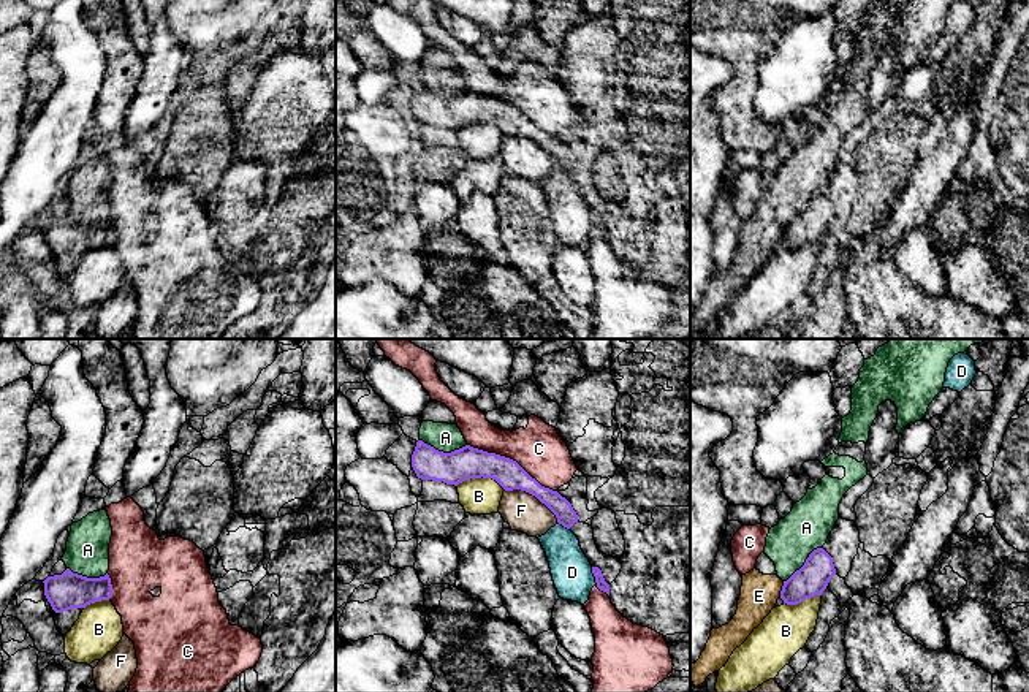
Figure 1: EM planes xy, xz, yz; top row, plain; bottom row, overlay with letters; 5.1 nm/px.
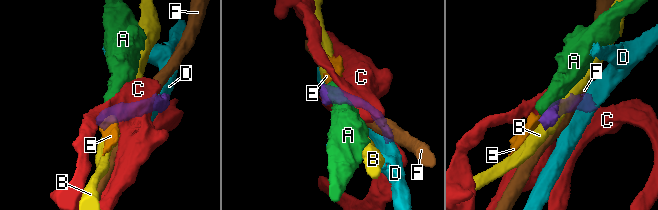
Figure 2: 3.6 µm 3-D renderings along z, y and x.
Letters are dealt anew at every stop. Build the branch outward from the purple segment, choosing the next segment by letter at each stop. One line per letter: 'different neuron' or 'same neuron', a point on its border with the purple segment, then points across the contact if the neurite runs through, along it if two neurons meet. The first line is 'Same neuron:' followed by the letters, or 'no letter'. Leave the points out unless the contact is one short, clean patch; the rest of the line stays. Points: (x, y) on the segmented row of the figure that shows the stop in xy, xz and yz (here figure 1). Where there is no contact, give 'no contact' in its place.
Same neuron: no letter
A: different neuron; meets purple in xz at (442, 452); border along xz (420, 439), (444, 452), (453, 452), (466, 445)
B: different neuron; meets purple in xz at (482, 475)
C: different neuron; meets purple in xz at (512, 460)
D: different neuron; meets purple in xz at (594, 575)
E: different neuron; meets purple in yz at (782, 589); border along yz (784, 581), (779, 596)
F: different neuron; meets purple in xz at (534, 494)

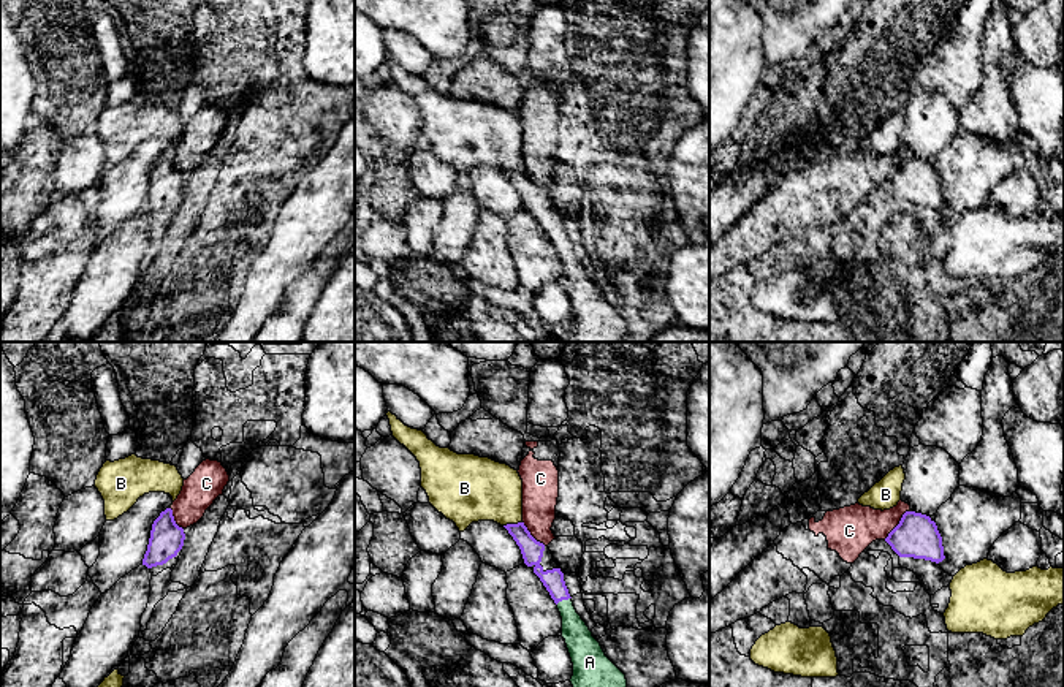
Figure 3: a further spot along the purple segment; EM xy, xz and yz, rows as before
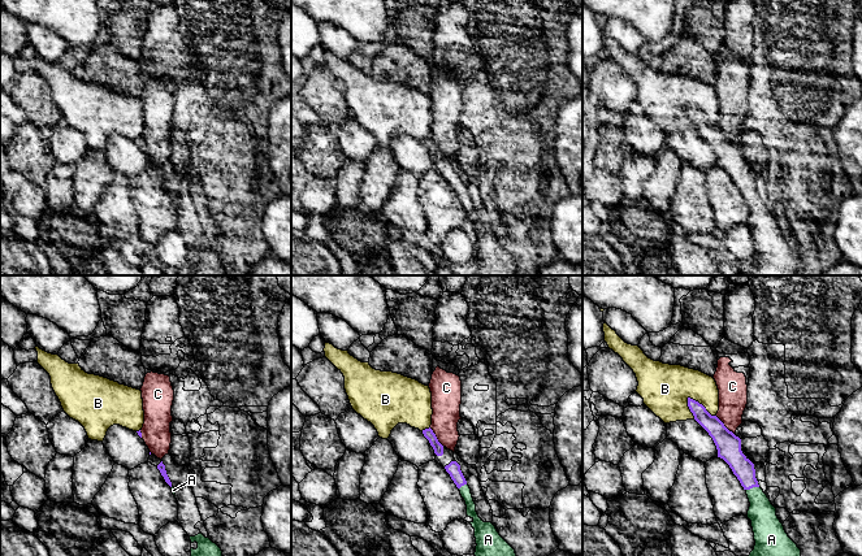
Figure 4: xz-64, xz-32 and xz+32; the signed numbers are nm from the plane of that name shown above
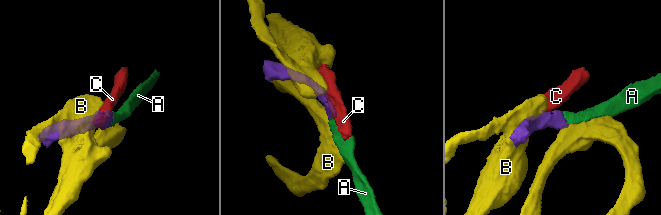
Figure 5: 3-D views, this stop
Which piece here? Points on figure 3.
Same neuron: A
A: same neuron; meets purple in xz at (562, 599); runs through xz (553, 580), (562, 599), (578, 638)
B: different neuron; meets purple in xz at (512, 524)
C: different neuron; meets purple in yz at (900, 523); border along yz (911, 510), (903, 515), (900, 523), (884, 538)

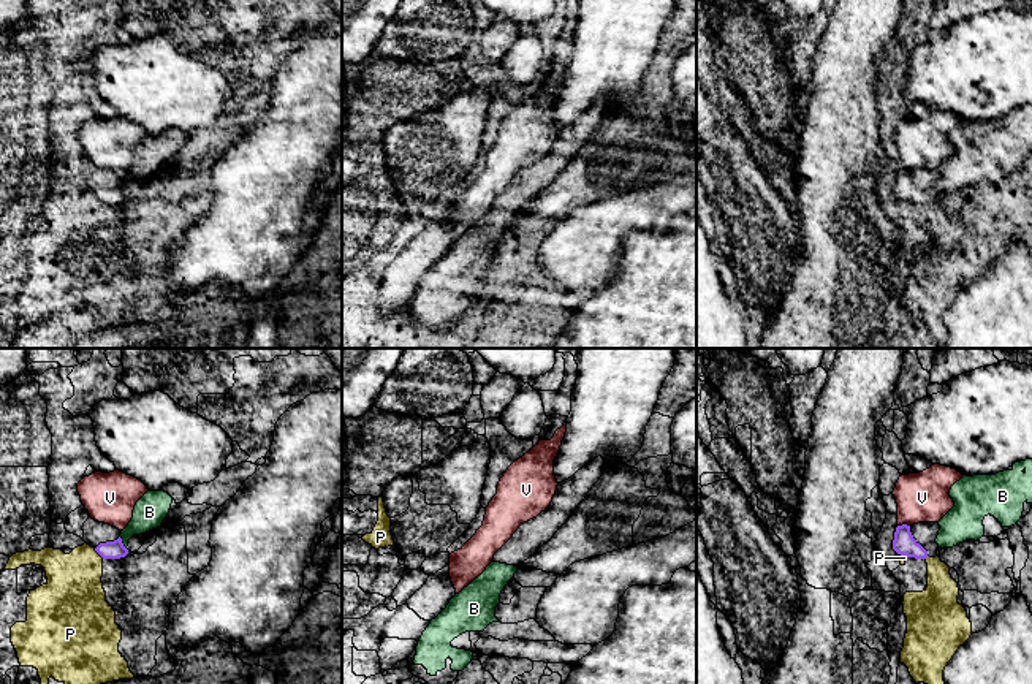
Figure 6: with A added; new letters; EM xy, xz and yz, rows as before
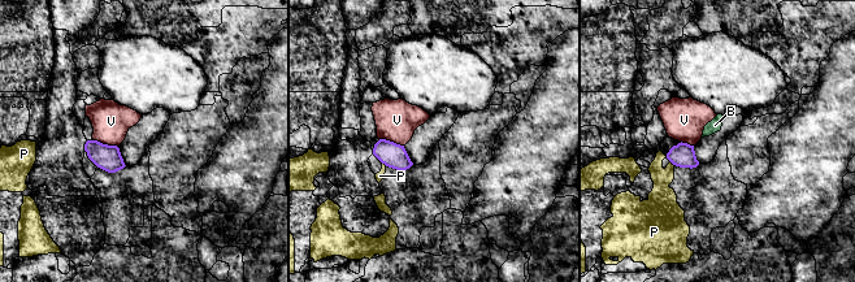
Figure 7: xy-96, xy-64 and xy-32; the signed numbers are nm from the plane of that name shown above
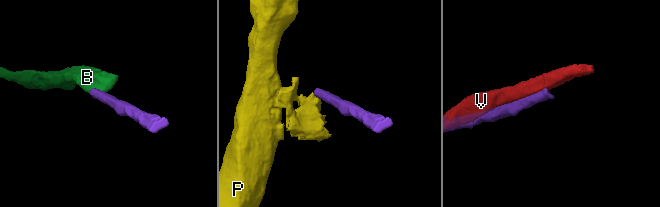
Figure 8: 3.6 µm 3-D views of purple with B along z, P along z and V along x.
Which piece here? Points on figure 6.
Same neuron: no letter
B: different neuron; meets purple in xy at (122, 543); border along xy (119, 537), (125, 548)
P: different neuron; meets purple in xy at (98, 553); border along xy (94, 548), (103, 558)
V: different neuron; meets purple in yz at (902, 524)

